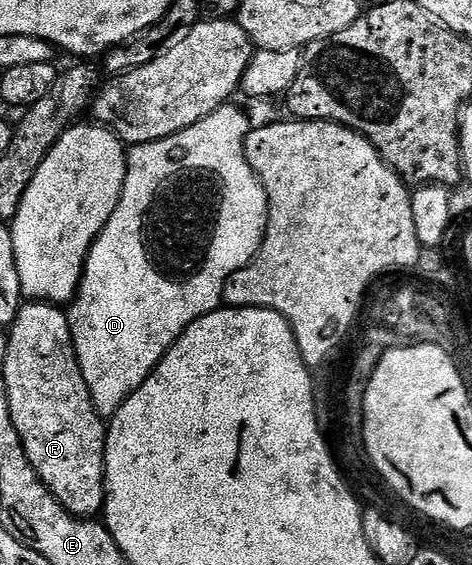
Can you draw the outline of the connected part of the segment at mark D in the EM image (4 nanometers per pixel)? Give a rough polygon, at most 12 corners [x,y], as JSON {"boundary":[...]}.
{"boundary":[[233,106],[127,149],[68,325],[111,418],[255,260]]}

